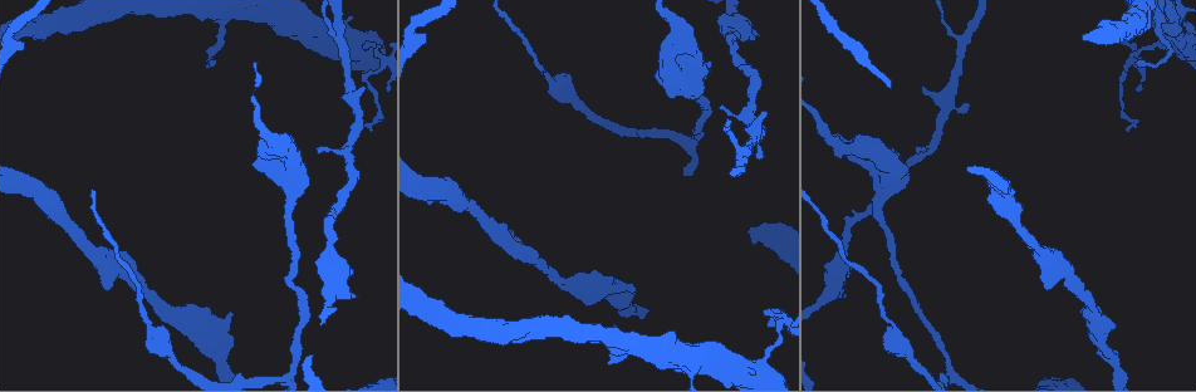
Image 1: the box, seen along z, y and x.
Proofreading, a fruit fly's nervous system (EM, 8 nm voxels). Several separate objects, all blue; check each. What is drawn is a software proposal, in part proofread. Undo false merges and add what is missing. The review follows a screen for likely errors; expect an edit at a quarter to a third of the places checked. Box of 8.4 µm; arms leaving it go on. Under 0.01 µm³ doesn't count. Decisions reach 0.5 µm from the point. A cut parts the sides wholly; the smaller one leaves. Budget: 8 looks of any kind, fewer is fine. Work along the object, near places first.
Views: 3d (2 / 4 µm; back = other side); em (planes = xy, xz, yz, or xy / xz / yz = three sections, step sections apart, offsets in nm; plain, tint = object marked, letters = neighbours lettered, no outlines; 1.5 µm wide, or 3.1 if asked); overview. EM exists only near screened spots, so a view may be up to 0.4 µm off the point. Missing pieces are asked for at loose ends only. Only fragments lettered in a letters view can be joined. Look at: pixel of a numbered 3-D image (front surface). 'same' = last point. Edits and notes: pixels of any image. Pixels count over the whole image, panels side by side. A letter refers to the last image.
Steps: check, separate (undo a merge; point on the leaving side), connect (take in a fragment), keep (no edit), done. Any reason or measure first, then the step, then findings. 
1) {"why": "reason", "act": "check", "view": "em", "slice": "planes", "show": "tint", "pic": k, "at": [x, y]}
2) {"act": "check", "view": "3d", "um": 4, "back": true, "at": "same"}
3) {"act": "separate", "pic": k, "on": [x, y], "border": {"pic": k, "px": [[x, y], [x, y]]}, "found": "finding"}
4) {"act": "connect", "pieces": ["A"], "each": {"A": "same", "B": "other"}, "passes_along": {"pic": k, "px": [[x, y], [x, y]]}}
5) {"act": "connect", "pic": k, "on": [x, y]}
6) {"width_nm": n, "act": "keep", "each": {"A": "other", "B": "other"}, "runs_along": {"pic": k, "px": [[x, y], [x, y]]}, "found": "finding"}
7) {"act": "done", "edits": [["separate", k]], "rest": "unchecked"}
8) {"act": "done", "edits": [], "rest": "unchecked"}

{"why": "arms part here", "act": "check", "view": "em", "slice": "xy", "step": 4, "show": "tint", "pic": 1, "at": [593, 289]}

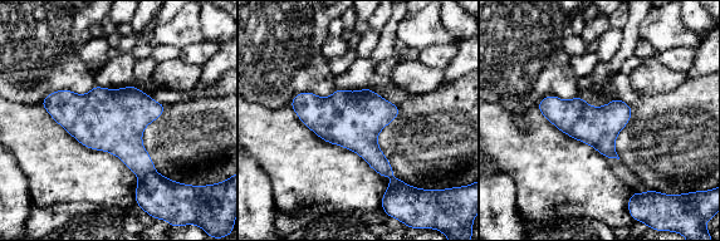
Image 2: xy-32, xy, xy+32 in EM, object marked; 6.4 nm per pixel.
{"act": "check", "view": "em", "slice": "xz", "step": 4, "show": "letters", "at": "same"}

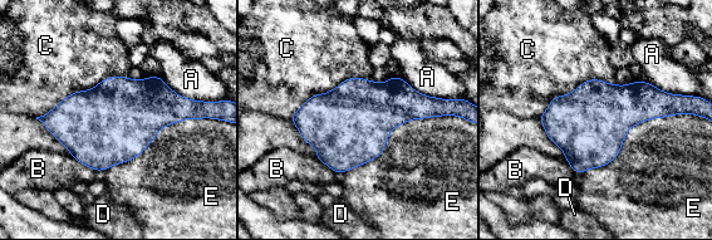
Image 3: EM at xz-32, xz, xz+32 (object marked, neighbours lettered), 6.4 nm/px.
{"act": "keep", "each": {"A": "other", "B": "other", "C": "other", "D": "other", "E": "other"}, "found": "continuous, no second neuron"}

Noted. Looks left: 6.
{"why": "thick turns thin", "act": "check", "view": "em", "slice": "planes", "show": "letters", "pic": 1, "at": [1155, 30]}

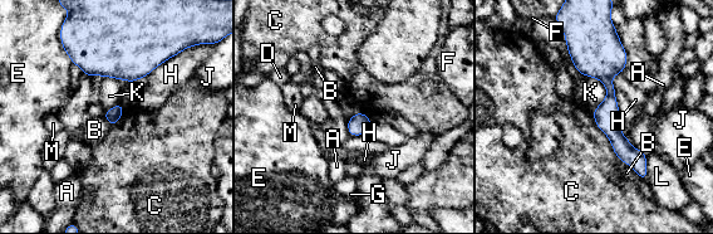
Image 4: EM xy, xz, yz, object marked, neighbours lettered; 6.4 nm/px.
{"act": "keep", "each": {"A": "other", "B": "other", "C": "other", "D": "other", "E": "other", "F": "other", "G": "other", "H": "other", "J": "other", "K": "other", "L": "other", "M": "other"}, "border": {"pic": 4, "px": [[588, 76], [606, 92], [591, 111]]}, "found": "all the same neuron"}

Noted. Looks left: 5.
{"act": "check", "view": "em", "slice": "planes", "show": "letters", "pic": 1, "at": [342, 41]}

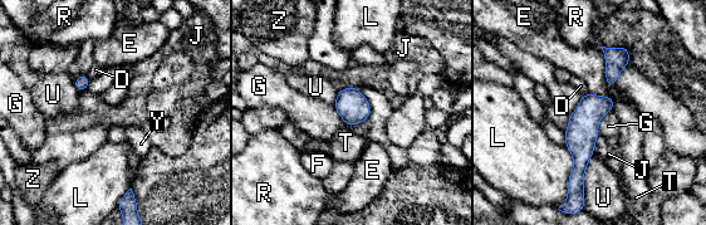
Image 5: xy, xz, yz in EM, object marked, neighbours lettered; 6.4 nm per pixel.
{"act": "keep", "each": {"D": "other", "E": "other", "F": "other", "G": "other", "J": "other", "L": "other", "R": "other", "T": "other", "U": "other", "Y": "other", "Z": "other"}, "found": "continuous, no second neuron"}

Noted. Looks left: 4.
{"act": "done", "edits": [], "rest": "unchecked"}

